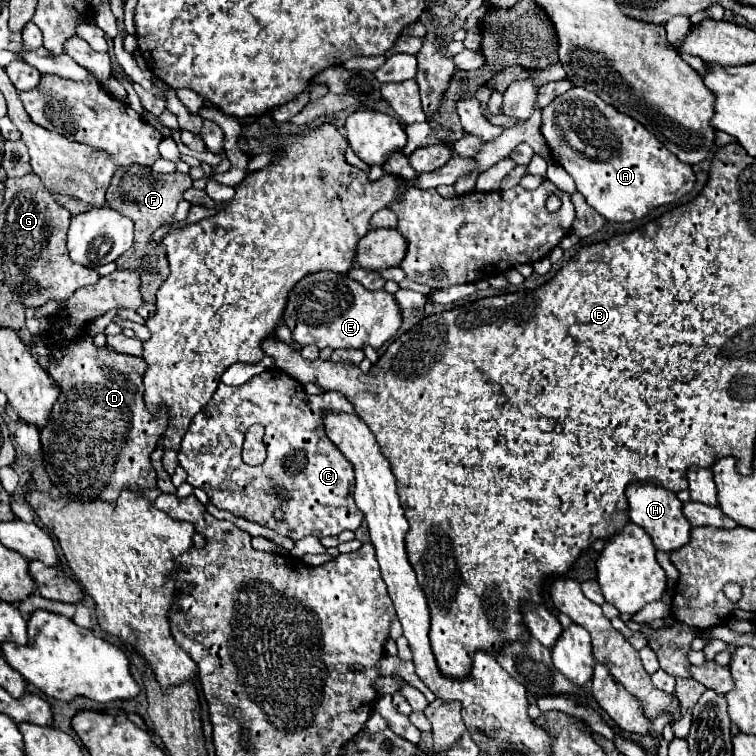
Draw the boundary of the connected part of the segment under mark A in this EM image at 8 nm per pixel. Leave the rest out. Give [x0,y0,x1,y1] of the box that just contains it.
[541,86,695,222]

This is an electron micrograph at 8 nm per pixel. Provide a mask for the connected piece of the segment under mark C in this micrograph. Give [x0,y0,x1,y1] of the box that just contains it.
[179,368,363,540]

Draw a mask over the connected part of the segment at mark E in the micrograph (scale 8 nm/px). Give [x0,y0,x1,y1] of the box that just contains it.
[285,272,401,350]

